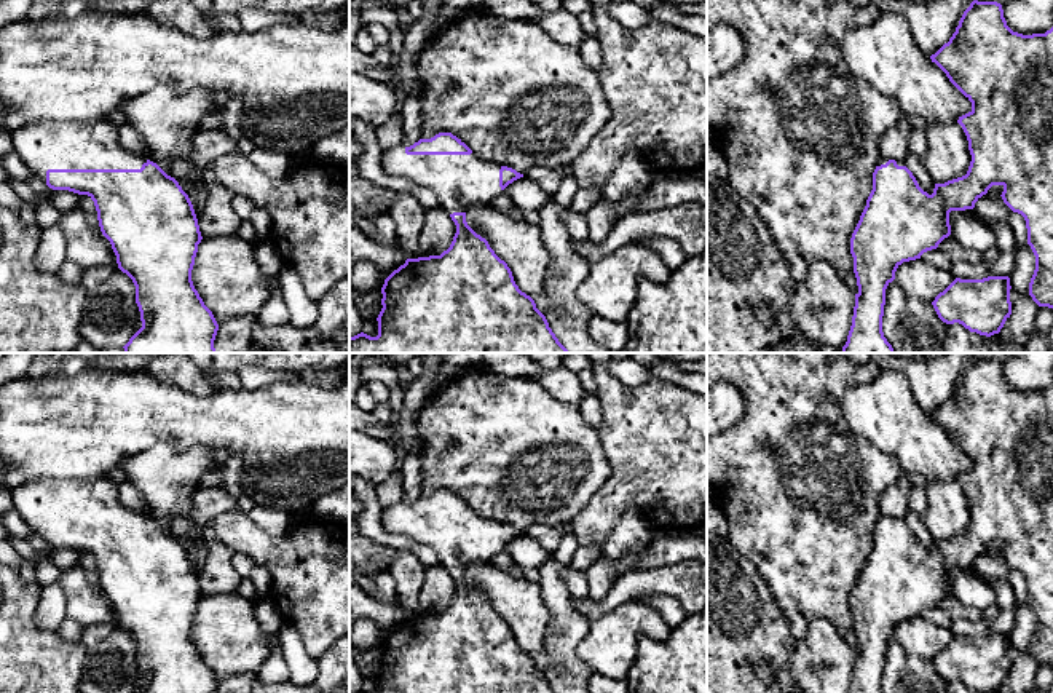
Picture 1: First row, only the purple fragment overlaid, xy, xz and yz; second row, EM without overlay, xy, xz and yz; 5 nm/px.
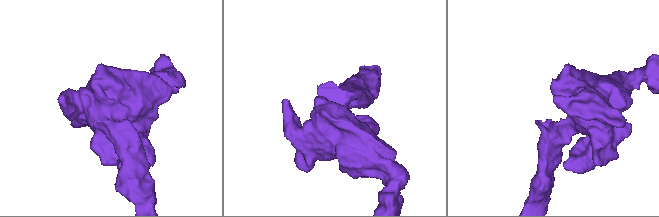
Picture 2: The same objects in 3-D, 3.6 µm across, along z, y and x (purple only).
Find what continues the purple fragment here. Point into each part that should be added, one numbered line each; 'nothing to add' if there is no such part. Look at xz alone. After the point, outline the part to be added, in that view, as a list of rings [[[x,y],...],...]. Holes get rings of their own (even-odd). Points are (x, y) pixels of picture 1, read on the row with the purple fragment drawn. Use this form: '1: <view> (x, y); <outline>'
1: xz (460, 181); [[[404,144],[381,155],[386,174],[405,177],[429,188],[448,214],[474,204],[490,204],[503,193],[501,164],[471,155],[407,155]]]

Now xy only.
1: xy (43, 146); [[[38,121],[10,133],[13,150],[46,182],[48,169],[140,169],[147,158],[124,148],[107,121]]]

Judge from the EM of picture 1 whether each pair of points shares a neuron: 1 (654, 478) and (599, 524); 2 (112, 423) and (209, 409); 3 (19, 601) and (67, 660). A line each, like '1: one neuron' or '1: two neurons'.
1: one neuron
2: one neuron
3: one neuron

